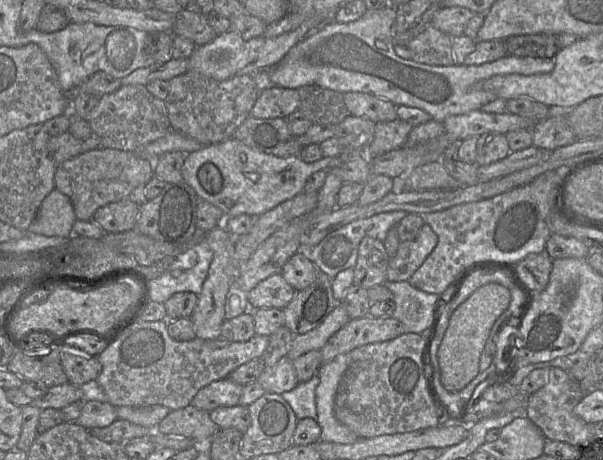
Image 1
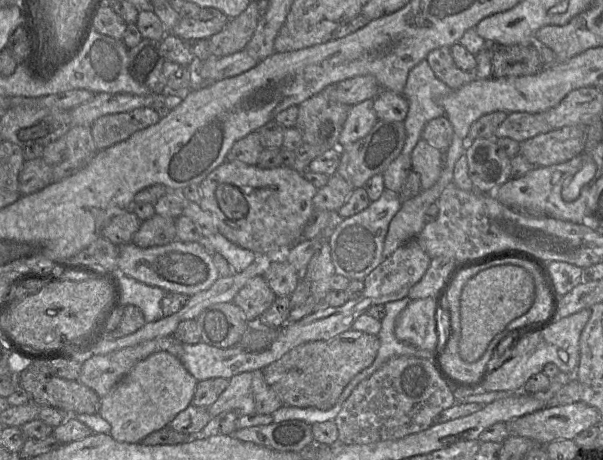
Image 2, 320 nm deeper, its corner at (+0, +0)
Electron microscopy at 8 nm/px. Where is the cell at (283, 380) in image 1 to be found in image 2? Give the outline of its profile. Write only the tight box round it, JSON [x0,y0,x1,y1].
[207,372,256,418]

